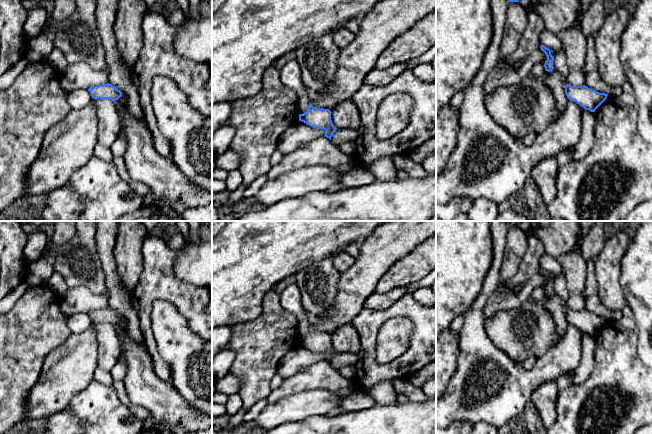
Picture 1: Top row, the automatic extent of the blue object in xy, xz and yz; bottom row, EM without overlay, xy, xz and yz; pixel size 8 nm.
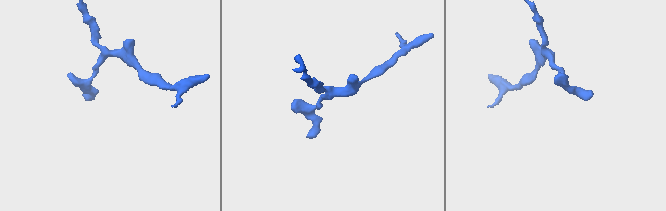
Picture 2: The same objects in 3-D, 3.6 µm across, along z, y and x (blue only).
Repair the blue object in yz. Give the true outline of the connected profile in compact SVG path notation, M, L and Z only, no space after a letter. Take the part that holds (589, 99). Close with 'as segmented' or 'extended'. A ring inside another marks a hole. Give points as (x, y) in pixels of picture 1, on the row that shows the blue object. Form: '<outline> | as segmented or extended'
M565 86L565 94L571 101L576 102L585 110L595 112L595 110L607 99L608 94L599 93L587 86Z | as segmented

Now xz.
M310 103L307 111L304 114L299 114L299 121L306 123L313 128L324 129L324 137L327 137L330 140L337 129L332 123L331 111L329 109L316 108Z | as segmented

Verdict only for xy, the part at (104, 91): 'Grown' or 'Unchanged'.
Unchanged

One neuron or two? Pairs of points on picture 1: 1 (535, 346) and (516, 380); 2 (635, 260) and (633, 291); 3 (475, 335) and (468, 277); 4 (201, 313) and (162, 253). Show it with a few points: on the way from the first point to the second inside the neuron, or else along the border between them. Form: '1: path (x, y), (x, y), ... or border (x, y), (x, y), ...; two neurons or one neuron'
1: border (501, 351), (521, 364); two neurons
2: path (635, 268), (635, 283); one neuron
3: border (482, 285), (473, 304), (463, 314); two neurons
4: path (186, 298), (162, 274), (162, 268); one neuron

